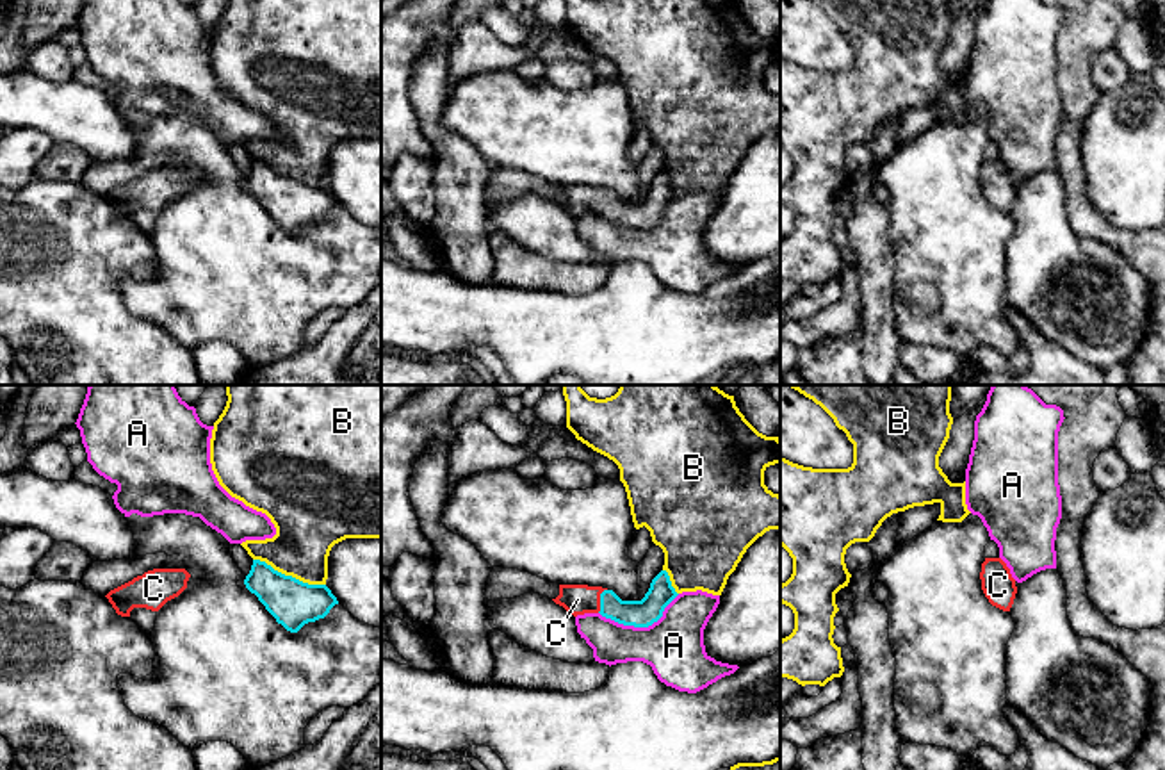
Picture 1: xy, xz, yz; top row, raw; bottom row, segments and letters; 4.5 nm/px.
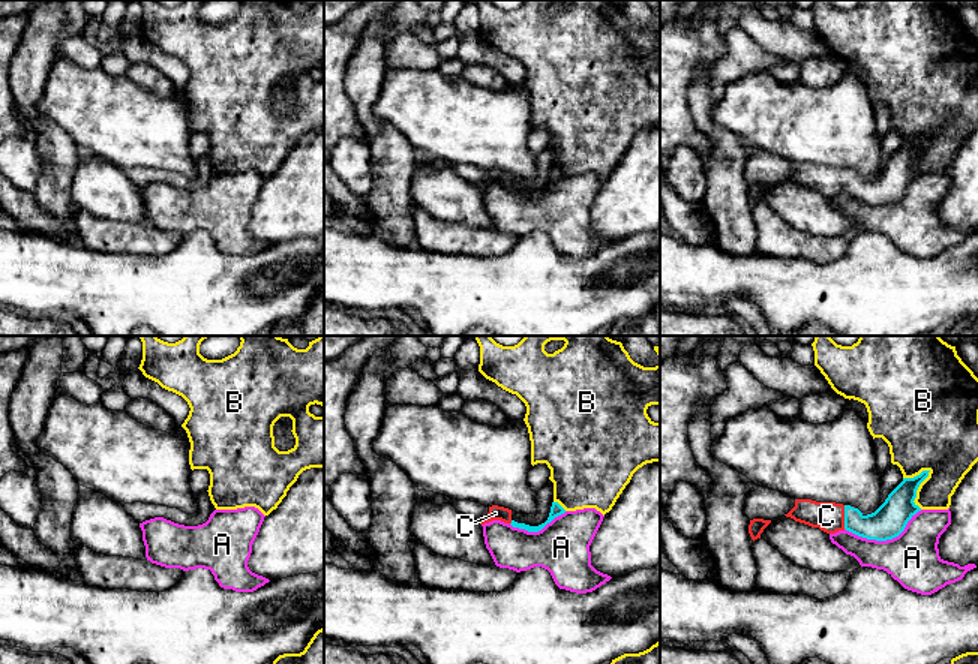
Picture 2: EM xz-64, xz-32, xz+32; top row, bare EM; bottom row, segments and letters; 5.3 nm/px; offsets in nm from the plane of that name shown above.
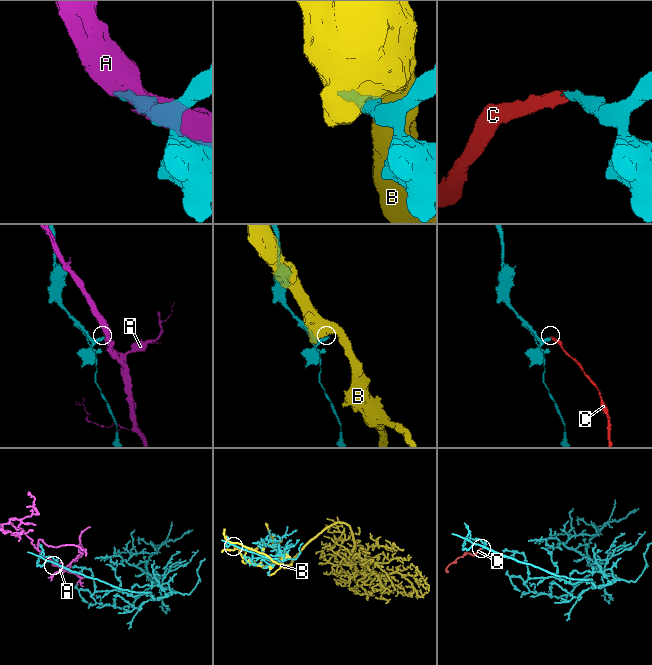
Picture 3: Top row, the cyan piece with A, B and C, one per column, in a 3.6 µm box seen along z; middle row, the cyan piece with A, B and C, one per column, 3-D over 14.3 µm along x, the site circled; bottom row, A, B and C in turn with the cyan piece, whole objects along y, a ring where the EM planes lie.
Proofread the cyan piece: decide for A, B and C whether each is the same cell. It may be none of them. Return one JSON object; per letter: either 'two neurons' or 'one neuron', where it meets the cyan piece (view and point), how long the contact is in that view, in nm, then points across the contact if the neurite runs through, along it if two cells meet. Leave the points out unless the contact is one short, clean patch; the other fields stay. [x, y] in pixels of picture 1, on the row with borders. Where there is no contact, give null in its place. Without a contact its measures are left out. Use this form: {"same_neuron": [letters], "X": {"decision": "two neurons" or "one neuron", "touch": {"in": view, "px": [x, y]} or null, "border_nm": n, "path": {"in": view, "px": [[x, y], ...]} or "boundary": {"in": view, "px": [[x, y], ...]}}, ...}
{"same_neuron": ["C"], "A": {"decision": "two neurons", "touch": {"in": "xz", "px": [640, 626]}, "border_nm": 380}, "B": {"decision": "two neurons", "touch": {"in": "xy", "px": [289, 576]}, "border_nm": 340}, "C": {"decision": "one neuron", "touch": {"in": "xz", "px": [601, 601]}, "border_nm": 120, "path": {"in": "xz", "px": [[640, 614], [620, 612], [601, 601], [578, 599]]}}}

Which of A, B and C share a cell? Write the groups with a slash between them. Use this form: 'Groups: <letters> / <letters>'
Groups: A / B / C

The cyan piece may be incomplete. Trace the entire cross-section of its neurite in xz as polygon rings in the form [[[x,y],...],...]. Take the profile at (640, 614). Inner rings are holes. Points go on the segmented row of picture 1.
[[[661,570],[641,601],[622,601],[613,590],[588,585],[559,585],[559,595],[552,601],[574,617],[600,613],[623,626],[648,627],[677,595],[668,572]]]

